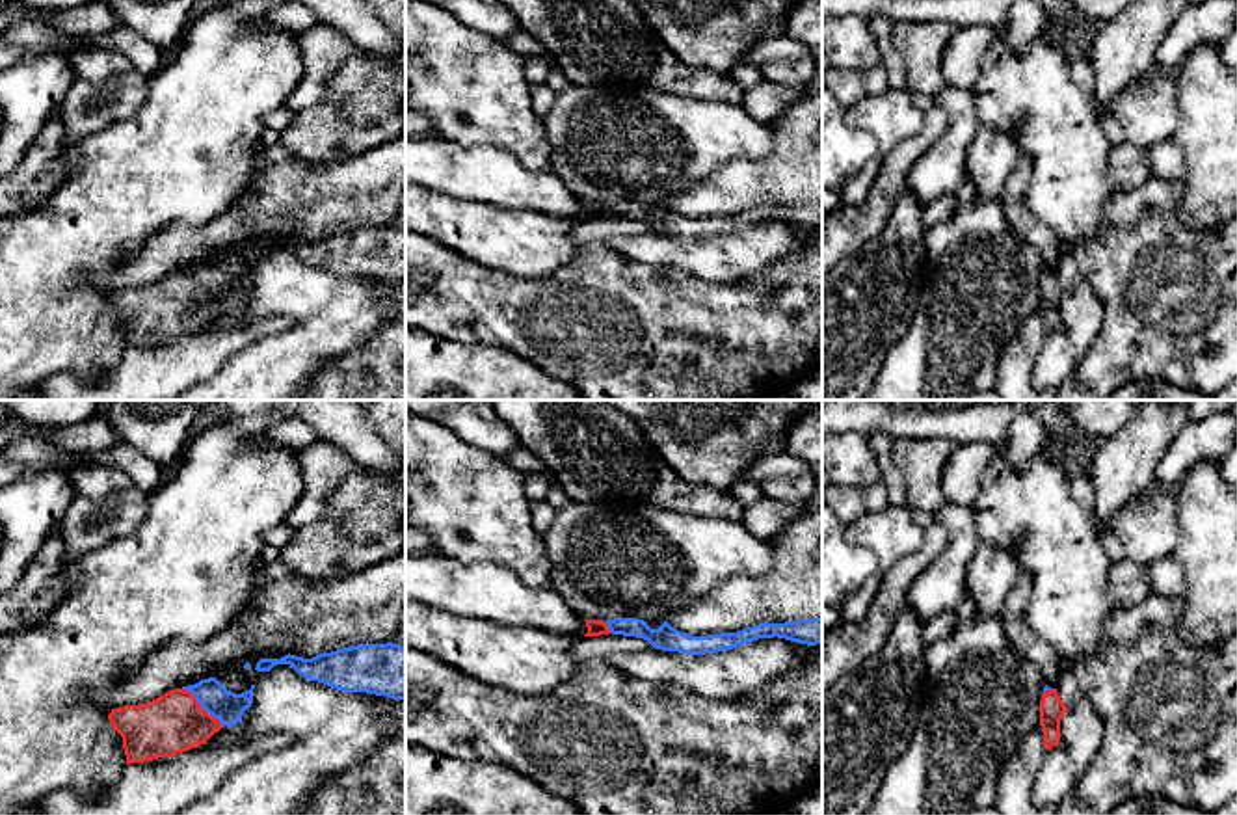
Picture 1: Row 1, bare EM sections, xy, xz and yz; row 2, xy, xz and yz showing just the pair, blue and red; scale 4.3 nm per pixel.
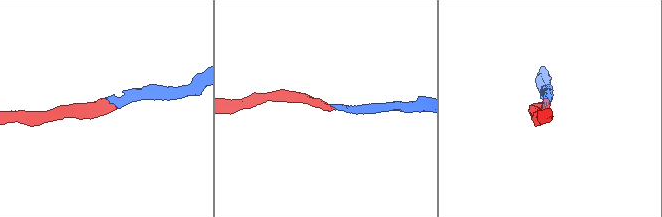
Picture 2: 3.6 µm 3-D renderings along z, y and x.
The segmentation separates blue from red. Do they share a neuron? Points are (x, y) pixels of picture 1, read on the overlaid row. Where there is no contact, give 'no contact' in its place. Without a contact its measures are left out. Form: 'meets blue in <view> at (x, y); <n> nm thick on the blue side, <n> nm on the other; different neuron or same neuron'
meets blue in xy at (201, 706); 140 nm thick on the blue side, 260 nm on the other; same neuron

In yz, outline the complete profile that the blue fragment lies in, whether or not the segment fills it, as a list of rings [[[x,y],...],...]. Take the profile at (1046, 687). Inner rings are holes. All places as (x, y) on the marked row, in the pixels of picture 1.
[[[1044,687],[1040,700],[1040,726],[1044,729],[1044,746],[1051,750],[1060,741],[1060,720],[1066,713],[1066,705],[1060,700],[1057,688]]]

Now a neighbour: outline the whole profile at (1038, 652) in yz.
[[[1019,569],[1001,608],[1001,623],[1014,649],[1038,668],[1047,687],[1057,688],[1062,670],[1058,657],[1051,644],[1042,640],[1025,621],[1025,608],[1031,590],[1031,575]]]

